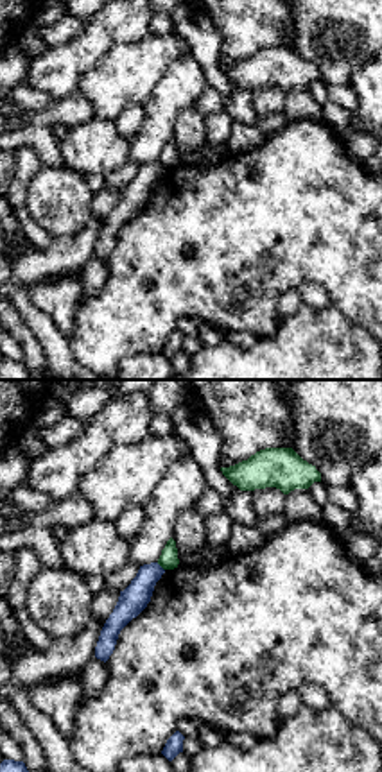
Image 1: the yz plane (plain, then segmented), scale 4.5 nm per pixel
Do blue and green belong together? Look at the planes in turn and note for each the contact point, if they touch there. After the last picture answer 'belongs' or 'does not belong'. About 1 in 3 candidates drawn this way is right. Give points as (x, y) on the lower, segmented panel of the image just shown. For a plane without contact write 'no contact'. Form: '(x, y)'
(160, 566)

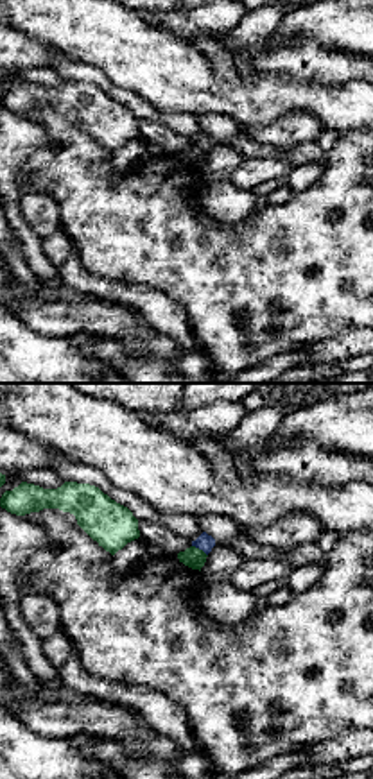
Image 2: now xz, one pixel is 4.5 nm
(199, 548)

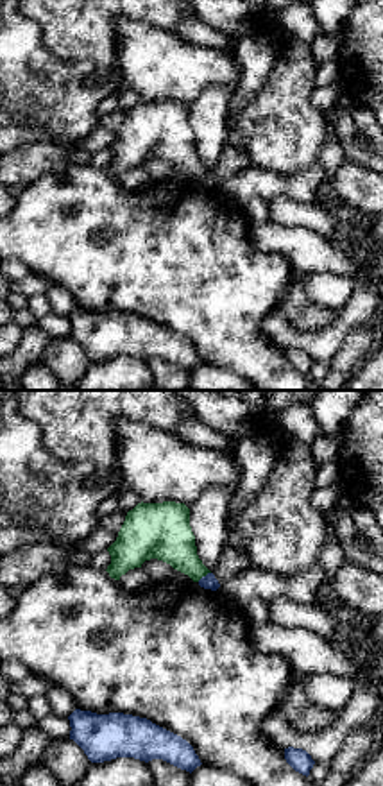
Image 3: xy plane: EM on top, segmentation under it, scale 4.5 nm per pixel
(203, 577)

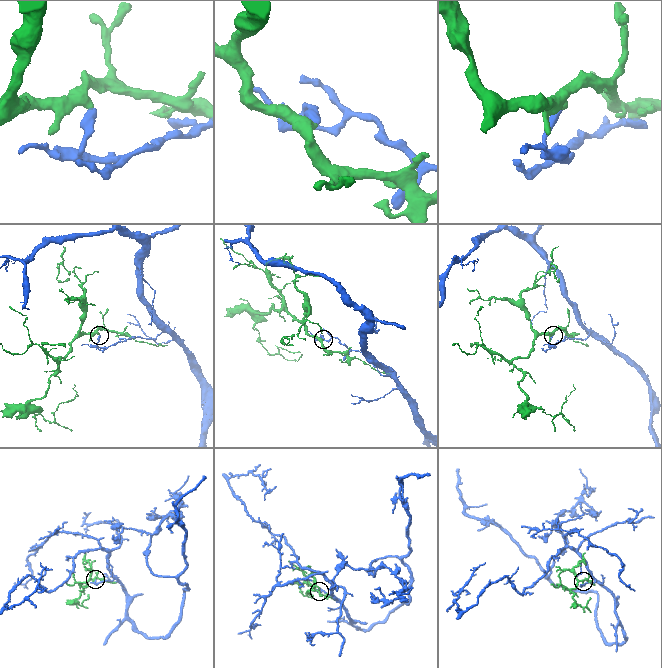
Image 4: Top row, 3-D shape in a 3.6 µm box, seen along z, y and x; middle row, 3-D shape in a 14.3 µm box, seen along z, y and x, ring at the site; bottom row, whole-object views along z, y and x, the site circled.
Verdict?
does not belong

